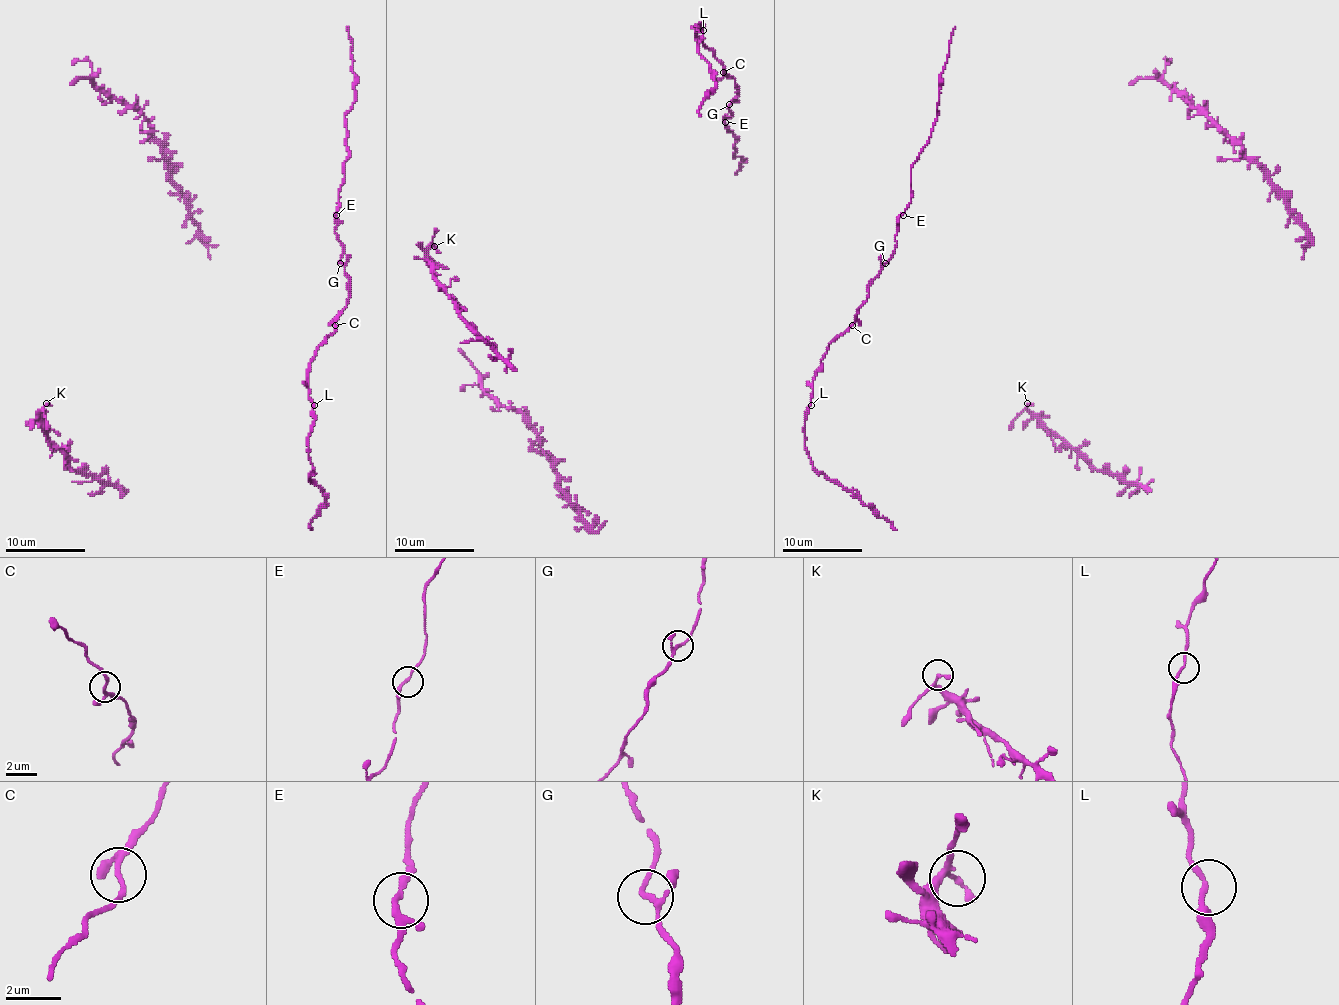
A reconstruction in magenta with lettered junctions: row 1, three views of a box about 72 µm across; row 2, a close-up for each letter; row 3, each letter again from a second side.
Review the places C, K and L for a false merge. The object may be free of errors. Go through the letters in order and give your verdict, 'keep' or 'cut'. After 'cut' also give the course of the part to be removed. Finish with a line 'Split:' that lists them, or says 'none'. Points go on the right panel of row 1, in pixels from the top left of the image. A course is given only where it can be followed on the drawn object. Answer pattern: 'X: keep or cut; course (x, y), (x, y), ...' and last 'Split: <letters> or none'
C: keep
K: keep
L: keep
Split: none

